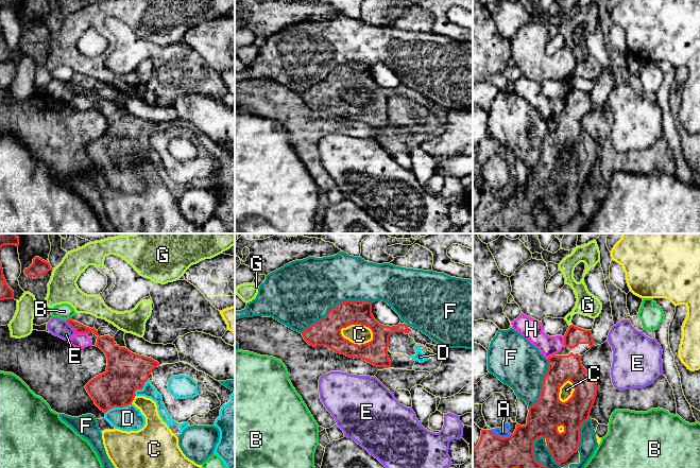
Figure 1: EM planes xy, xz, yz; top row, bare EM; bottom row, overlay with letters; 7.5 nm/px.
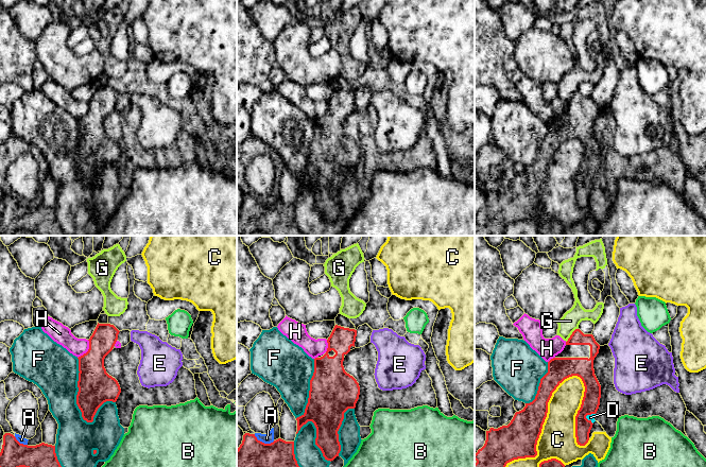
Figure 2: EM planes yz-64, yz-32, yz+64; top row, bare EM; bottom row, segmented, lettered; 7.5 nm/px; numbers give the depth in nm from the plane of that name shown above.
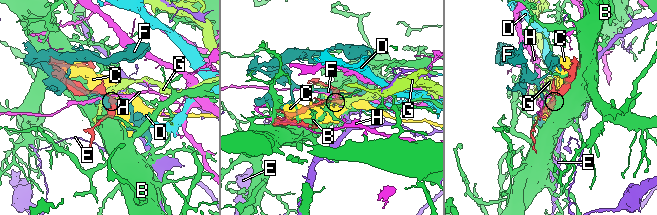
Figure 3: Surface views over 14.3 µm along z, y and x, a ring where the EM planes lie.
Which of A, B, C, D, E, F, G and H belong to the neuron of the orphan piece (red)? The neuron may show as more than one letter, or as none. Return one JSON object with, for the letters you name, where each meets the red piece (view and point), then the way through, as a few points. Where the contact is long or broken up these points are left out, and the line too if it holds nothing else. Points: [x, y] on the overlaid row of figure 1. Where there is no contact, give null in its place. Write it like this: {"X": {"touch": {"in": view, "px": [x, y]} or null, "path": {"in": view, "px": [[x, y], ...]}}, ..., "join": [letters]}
{"D": {"touch": {"in": "xy", "px": [118, 406]}}, "join": ["D"]}

